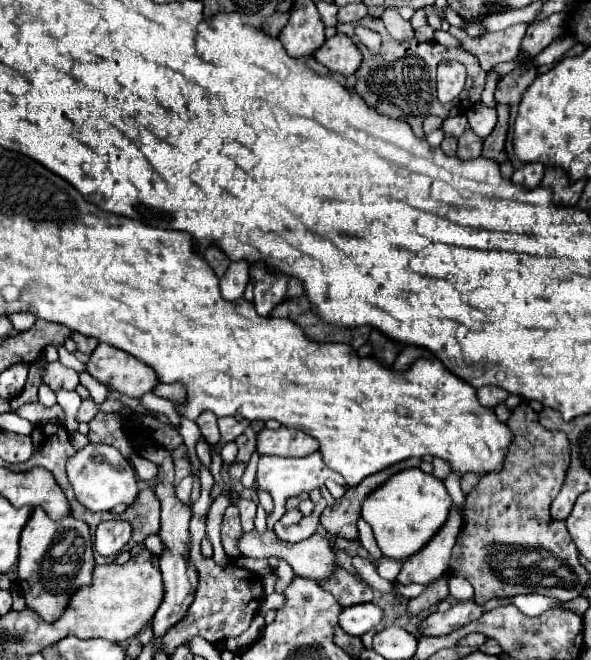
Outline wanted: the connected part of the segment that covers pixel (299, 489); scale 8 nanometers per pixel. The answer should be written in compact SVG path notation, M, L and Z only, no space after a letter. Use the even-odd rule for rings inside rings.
M318 451L312 453L312 455L308 455L308 457L300 457L300 459L296 459L296 457L260 457L258 485L264 491L268 491L272 495L272 499L274 499L274 511L268 515L268 521L270 523L280 521L280 517L286 511L284 503L286 503L288 497L298 497L304 491L308 493L312 489L320 489L326 483L326 479L334 479L336 483L344 485L342 475L336 473L336 471L332 471L330 467L326 467L326 463L322 461L322 455Z

